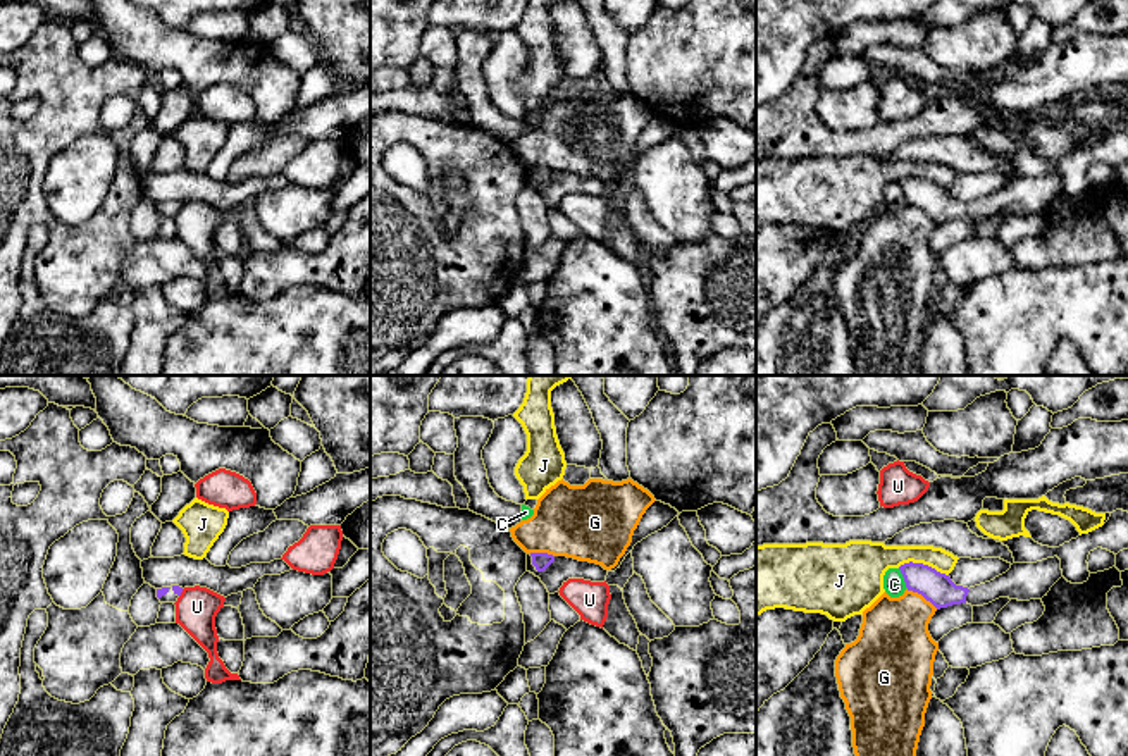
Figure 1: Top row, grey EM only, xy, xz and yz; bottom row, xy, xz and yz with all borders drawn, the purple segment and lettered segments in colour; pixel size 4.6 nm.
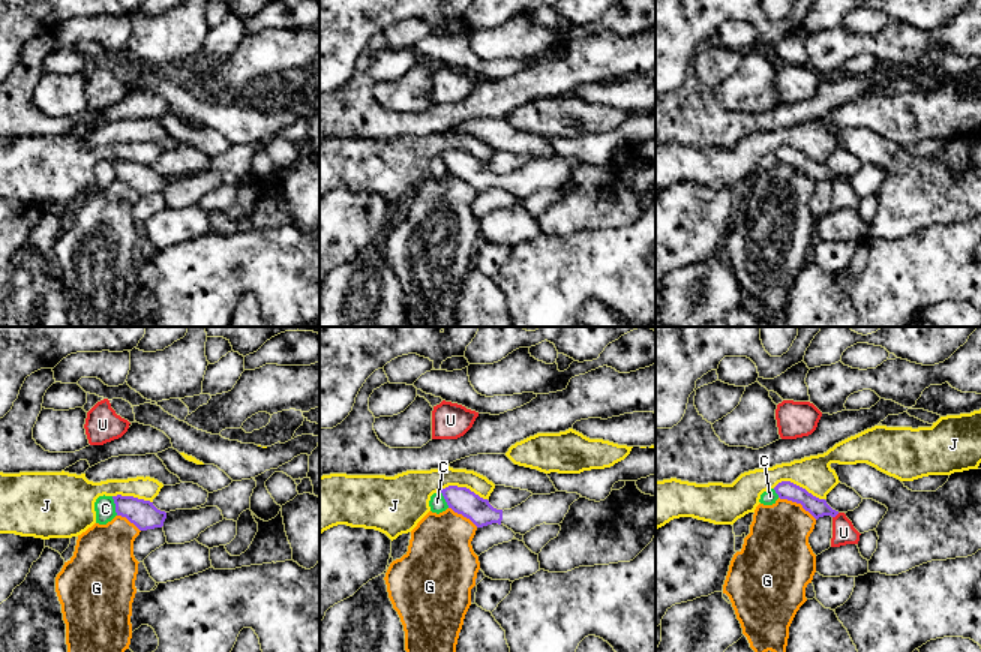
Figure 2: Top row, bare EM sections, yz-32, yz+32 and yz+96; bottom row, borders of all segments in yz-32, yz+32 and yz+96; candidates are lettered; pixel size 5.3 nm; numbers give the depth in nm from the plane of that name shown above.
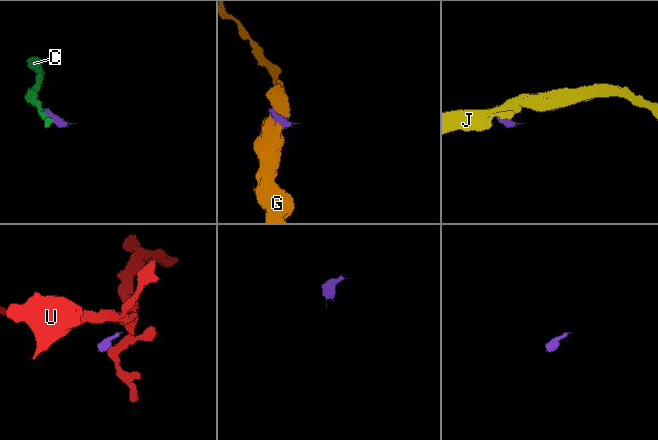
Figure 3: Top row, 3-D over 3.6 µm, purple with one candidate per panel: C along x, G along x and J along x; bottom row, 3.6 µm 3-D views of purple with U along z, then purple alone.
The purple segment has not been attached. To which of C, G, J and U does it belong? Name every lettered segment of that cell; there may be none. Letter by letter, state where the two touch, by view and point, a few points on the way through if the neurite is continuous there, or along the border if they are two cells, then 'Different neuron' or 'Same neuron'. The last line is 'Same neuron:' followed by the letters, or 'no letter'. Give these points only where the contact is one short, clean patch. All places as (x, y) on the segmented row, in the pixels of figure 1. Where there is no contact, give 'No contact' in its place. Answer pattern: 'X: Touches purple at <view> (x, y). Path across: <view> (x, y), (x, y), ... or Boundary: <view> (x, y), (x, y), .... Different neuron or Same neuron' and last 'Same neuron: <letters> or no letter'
C: Touches purple at yz (904, 579). Boundary: yz (898, 569), (908, 588). Different neuron
G: Touches purple at yz (922, 594). Different neuron
J: Touches purple at yz (922, 563). Boundary: yz (898, 567), (908, 562), (922, 562), (948, 576). Different neuron
U: Touches purple at xy (181, 591). Boundary: xy (183, 589), (179, 596). Different neuron
Same neuron: no letter

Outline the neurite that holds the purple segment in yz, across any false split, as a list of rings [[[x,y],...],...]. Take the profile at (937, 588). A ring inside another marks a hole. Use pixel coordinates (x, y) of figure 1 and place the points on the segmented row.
[[[1057,556],[1037,563],[1013,563],[1006,573],[970,589],[956,586],[949,575],[923,563],[909,561],[901,565],[899,570],[908,591],[921,594],[937,610],[961,603],[983,606],[999,598],[1042,599],[1063,577]]]

